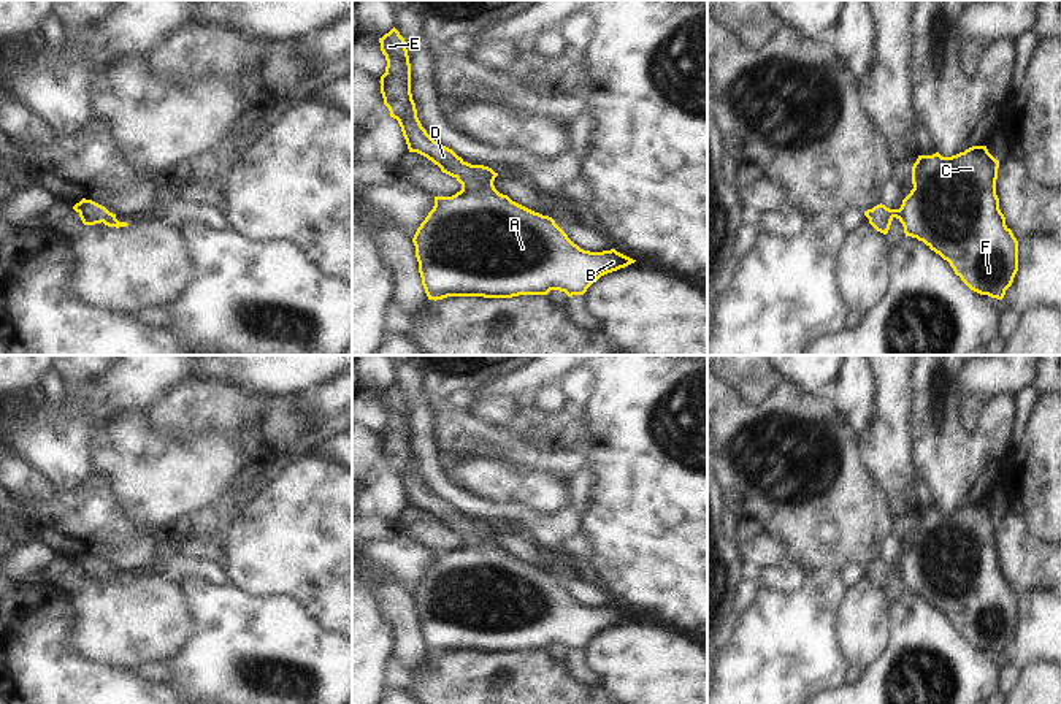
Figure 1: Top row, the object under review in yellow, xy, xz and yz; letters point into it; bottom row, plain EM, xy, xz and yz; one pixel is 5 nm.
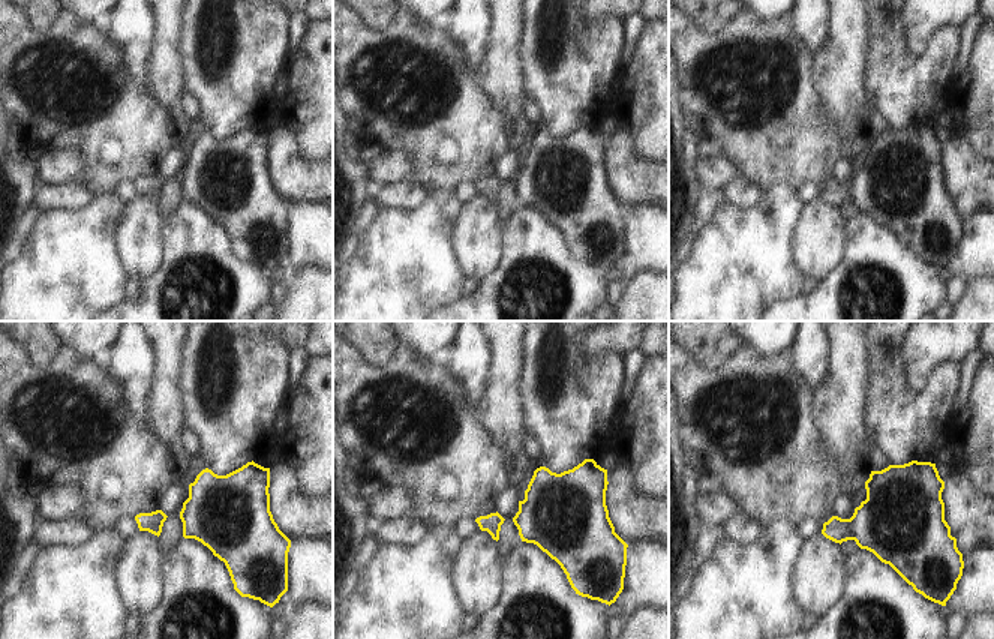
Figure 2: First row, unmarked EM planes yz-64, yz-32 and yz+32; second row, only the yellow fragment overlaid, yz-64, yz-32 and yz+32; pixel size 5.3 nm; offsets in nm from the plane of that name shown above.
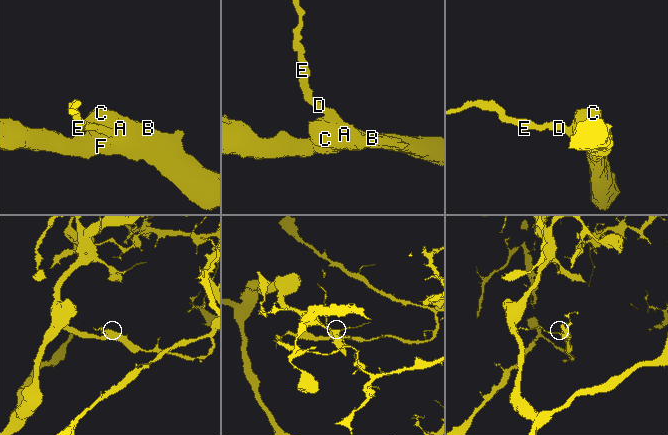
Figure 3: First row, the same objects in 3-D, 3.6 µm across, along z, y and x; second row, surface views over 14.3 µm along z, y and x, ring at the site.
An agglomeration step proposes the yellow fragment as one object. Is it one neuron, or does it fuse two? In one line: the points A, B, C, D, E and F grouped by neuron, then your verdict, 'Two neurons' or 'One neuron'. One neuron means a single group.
Groups: A B C D E F. One neuron.

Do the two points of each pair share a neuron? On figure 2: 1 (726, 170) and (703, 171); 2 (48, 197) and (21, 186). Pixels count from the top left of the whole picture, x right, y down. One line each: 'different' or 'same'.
1: same
2: different

